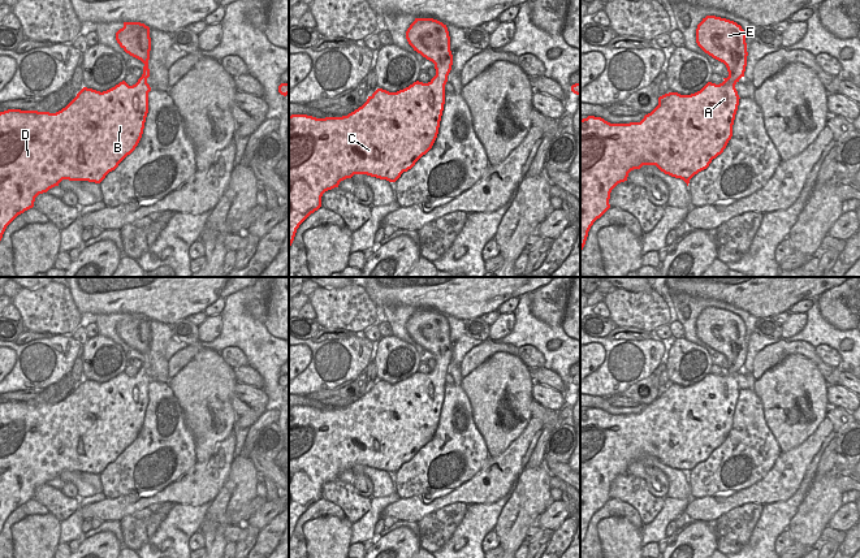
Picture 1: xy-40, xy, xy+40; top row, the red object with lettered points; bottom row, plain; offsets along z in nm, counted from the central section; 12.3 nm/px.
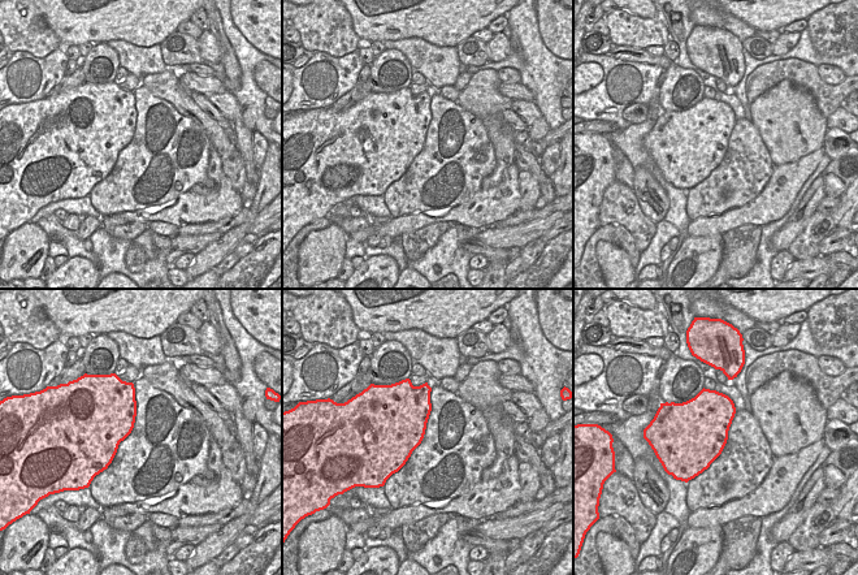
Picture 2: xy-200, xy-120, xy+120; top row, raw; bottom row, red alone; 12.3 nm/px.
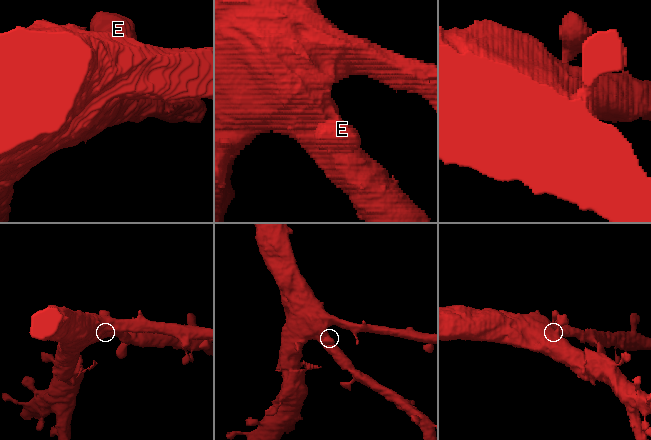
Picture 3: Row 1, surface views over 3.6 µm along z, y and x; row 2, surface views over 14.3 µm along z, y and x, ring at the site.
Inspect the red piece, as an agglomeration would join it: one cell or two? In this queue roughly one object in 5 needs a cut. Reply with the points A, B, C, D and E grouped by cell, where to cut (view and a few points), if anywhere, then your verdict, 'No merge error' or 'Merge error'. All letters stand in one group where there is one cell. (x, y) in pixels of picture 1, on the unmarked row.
Groups: A B C D E. No split. No merge error

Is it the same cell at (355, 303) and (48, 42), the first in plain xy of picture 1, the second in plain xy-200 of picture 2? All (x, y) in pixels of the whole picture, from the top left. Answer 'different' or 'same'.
same

